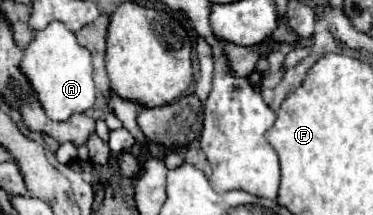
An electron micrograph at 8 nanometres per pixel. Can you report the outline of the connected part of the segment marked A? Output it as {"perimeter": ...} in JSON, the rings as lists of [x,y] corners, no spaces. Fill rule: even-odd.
{"perimeter":[[[54,21],[36,33],[36,39],[24,51],[22,71],[30,79],[46,115],[52,121],[66,121],[74,113],[84,113],[96,101],[90,51],[82,47],[76,41],[76,35],[60,21]]]}

